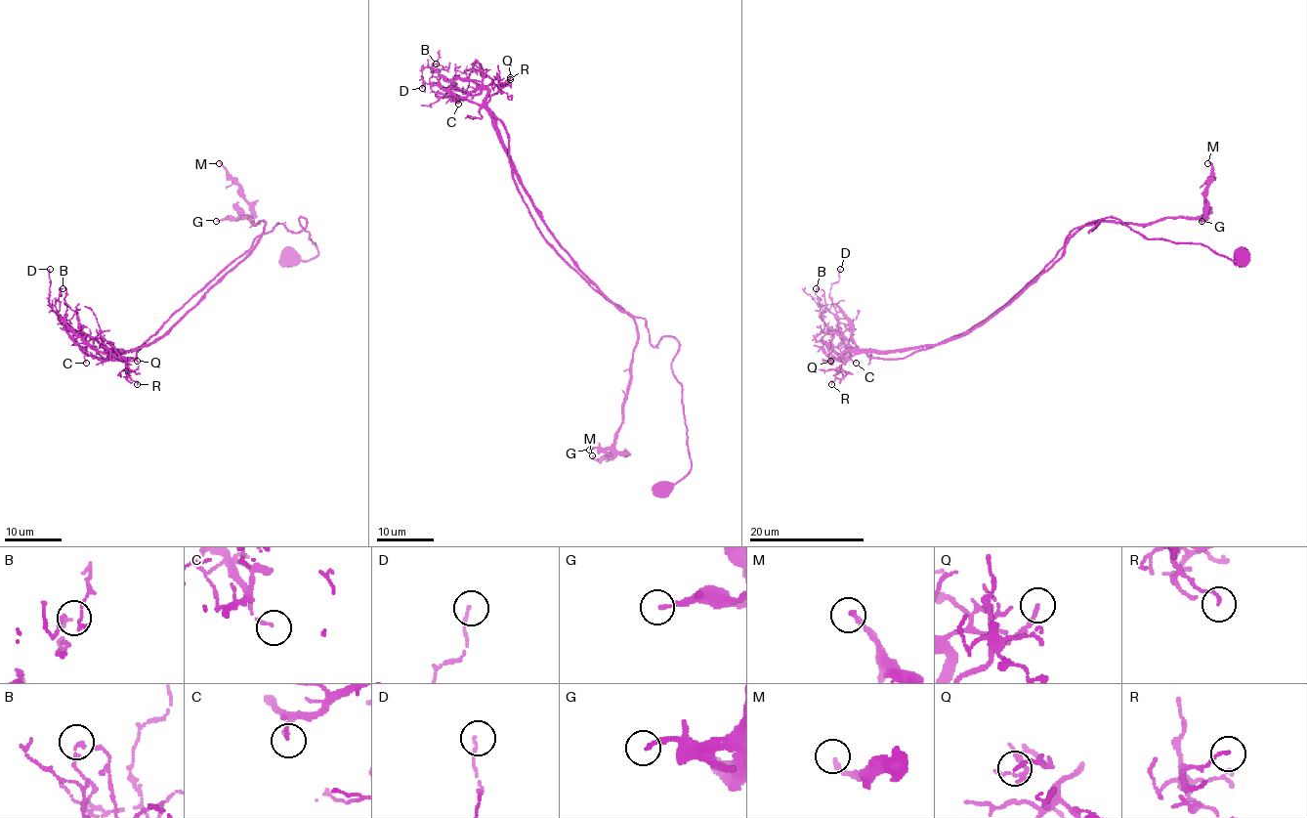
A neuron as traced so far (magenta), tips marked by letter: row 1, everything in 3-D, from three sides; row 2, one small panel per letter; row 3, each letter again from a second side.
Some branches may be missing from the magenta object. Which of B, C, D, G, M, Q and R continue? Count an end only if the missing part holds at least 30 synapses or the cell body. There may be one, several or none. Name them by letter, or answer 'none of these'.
none of these

